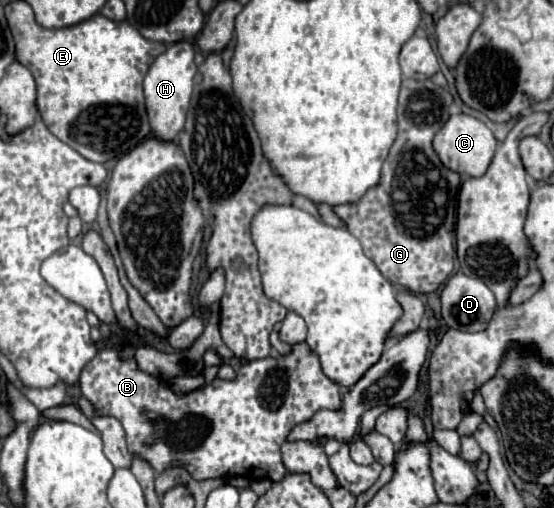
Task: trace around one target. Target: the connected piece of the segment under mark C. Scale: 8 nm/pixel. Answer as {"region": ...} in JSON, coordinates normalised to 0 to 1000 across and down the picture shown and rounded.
{"region":[[[814,226],[782,274],[782,293],[800,317],[800,325],[814,337],[825,337],[836,348],[868,348],[894,305],[894,285],[897,274],[890,270],[886,254],[850,226]]]}

